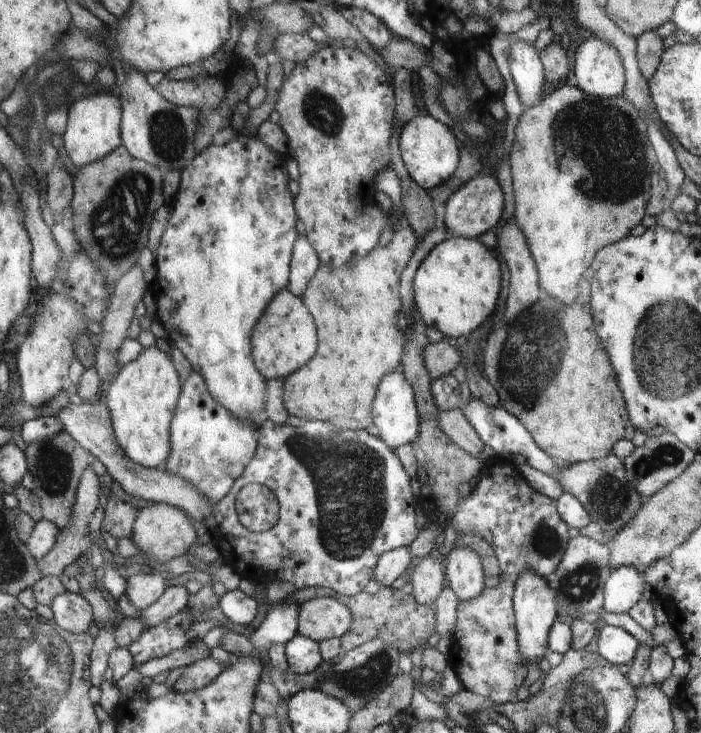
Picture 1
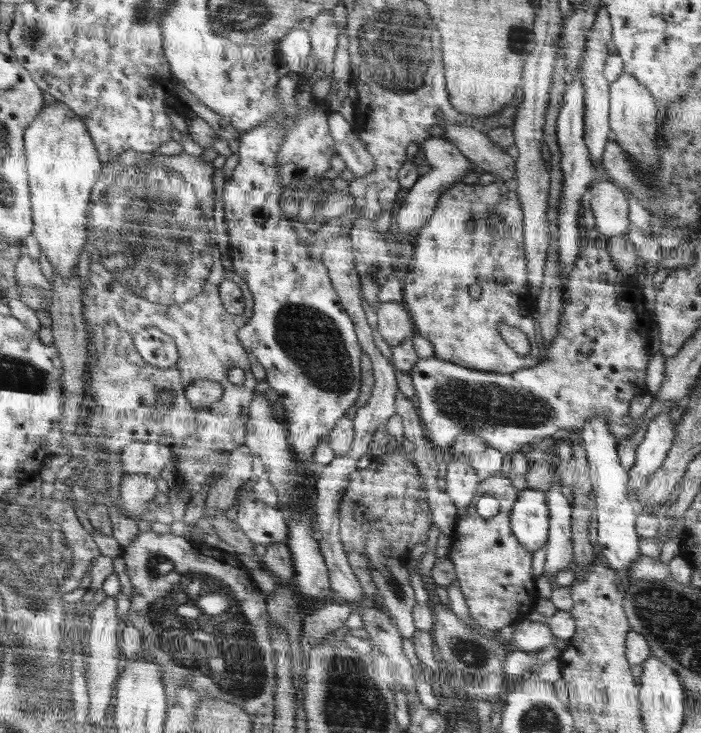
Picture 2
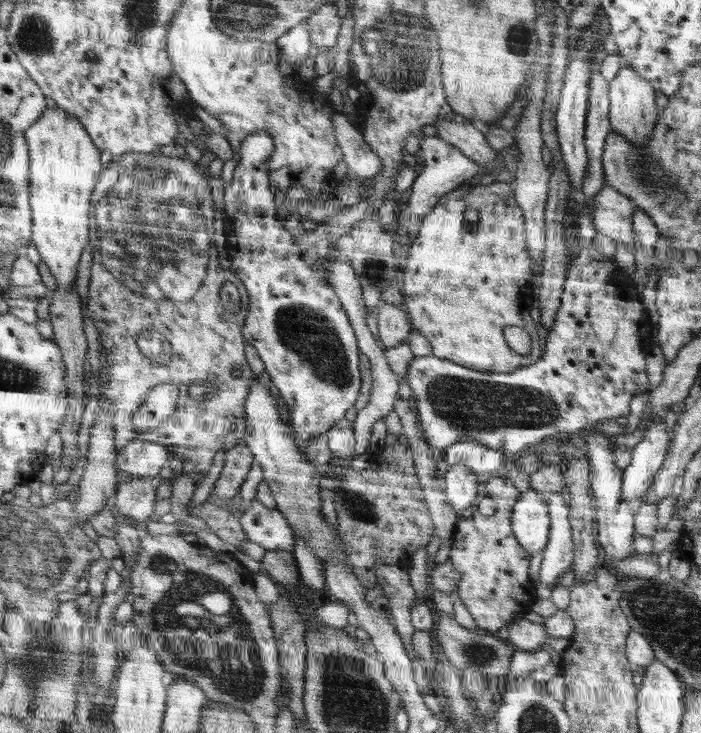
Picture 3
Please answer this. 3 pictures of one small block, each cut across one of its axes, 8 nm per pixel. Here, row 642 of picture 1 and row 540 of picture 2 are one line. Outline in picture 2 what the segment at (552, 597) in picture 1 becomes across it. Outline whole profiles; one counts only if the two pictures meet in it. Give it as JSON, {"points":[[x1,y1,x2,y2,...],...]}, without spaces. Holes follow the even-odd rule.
{"points":[[532,489,520,492,512,510,512,529,518,542,530,553,546,544,549,540,548,508,544,492]]}

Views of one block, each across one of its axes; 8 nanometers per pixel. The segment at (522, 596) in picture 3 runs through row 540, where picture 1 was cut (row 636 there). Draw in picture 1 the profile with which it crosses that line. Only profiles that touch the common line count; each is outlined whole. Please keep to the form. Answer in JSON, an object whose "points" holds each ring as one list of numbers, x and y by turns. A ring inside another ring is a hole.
{"points":[[502,574,496,587,485,587,476,598,459,601,457,623,449,653,448,665,462,681,463,688,489,698,495,703,516,701,528,665,517,641,516,613,512,610,512,592,516,584]]}

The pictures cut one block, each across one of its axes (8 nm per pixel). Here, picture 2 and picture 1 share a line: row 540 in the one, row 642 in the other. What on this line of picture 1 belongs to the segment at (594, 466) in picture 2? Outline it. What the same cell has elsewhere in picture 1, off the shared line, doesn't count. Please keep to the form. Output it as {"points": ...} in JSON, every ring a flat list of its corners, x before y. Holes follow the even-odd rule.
{"points":[[606,625,598,634,597,653,602,655,609,664,619,668,628,667,636,655,640,644,629,632,620,627]]}

